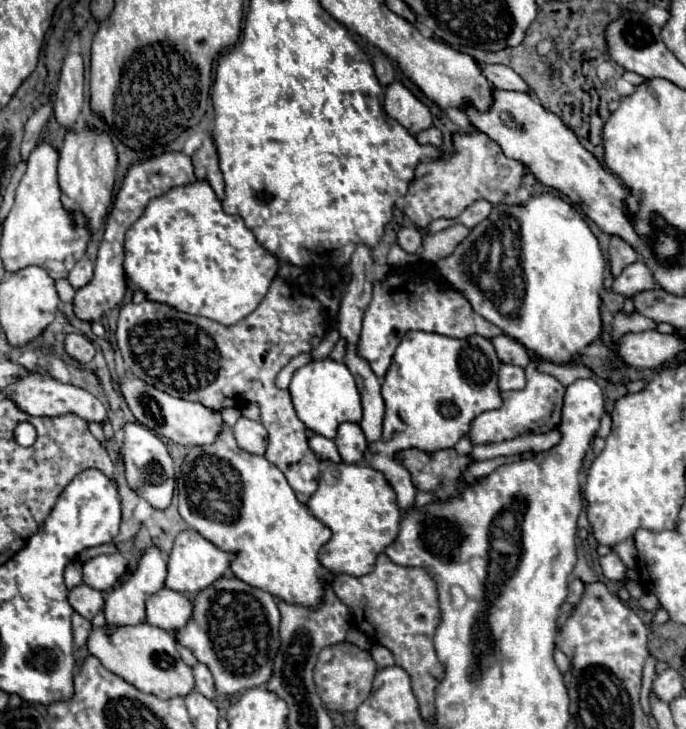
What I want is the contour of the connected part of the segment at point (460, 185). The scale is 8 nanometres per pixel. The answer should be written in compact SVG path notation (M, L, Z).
M467 131L467 133L455 133L453 135L453 153L441 159L425 159L415 167L415 179L409 185L409 191L405 195L407 207L405 207L405 215L421 229L425 229L431 221L435 219L455 219L459 217L465 207L469 207L471 203L479 201L479 199L487 199L489 203L499 203L499 201L507 201L507 205L515 203L517 197L517 189L521 187L521 179L523 179L523 169L525 165L521 161L509 159L503 155L501 147L489 139L485 133L481 131Z

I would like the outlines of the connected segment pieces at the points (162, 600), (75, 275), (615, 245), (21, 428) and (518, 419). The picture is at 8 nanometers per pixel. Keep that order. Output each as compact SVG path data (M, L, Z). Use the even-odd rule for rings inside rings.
M163 587L145 601L145 623L149 625L165 631L181 629L187 617L191 617L191 601L183 593Z
M83 257L81 261L77 261L77 265L71 269L71 273L69 273L69 283L75 287L75 289L81 289L83 285L87 285L89 281L91 281L91 277L93 277L93 263L87 259L87 257Z
M611 237L611 245L609 245L609 263L611 263L611 273L613 277L617 277L627 265L635 263L639 259L637 251L623 241L621 237Z
M19 423L15 429L15 441L19 445L31 445L31 427L29 423Z
M529 365L525 389L503 391L501 393L503 405L495 411L487 411L487 413L477 415L471 421L471 429L467 435L473 445L485 445L485 443L501 443L507 439L515 439L519 435L547 433L547 431L555 429L559 423L563 395L565 395L565 387L561 383L557 383L555 377L537 371L537 365ZM555 411L557 411L557 423L555 423Z

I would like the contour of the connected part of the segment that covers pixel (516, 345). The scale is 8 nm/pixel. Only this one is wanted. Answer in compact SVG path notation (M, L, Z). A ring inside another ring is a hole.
M499 335L499 337L493 339L493 345L495 345L495 351L497 351L497 357L503 363L517 365L517 367L527 367L529 361L531 361L527 349L519 341L515 341L513 337Z

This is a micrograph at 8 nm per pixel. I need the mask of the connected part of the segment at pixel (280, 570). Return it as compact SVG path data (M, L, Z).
M229 427L221 429L213 445L187 449L185 463L177 475L177 497L179 515L185 519L185 523L219 549L235 555L231 561L231 571L237 579L245 581L251 587L269 591L273 597L279 597L287 603L315 605L315 601L319 601L317 573L321 565L317 553L329 541L331 529L327 529L309 513L303 503L297 501L285 475L273 463L269 463L263 455L251 455L239 449Z

